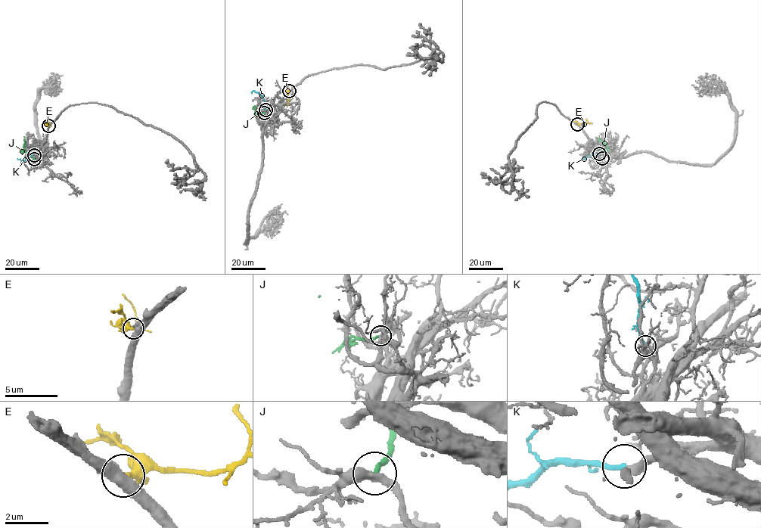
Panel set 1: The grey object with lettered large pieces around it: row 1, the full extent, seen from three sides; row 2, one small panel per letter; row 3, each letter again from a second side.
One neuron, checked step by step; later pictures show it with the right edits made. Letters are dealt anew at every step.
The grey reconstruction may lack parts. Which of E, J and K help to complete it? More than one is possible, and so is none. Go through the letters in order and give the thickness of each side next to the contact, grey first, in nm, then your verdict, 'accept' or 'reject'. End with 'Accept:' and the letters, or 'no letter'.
E: 500/280 nm | reject
J: 400/220 nm | reject
K: 280/240 nm | accept
Accept: K

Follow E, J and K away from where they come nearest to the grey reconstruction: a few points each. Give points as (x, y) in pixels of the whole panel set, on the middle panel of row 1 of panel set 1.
E: (290, 91), (287, 105)
J: (263, 112), (255, 116), (259, 107)
K: (265, 110), (263, 97), (253, 90), (252, 93)

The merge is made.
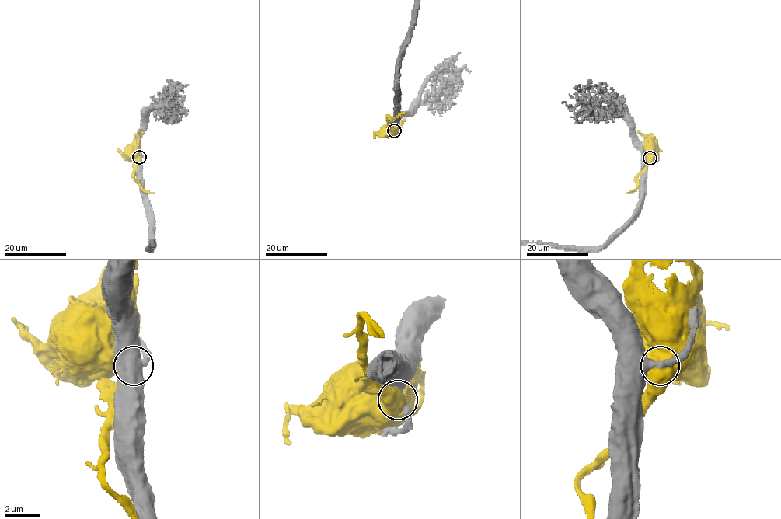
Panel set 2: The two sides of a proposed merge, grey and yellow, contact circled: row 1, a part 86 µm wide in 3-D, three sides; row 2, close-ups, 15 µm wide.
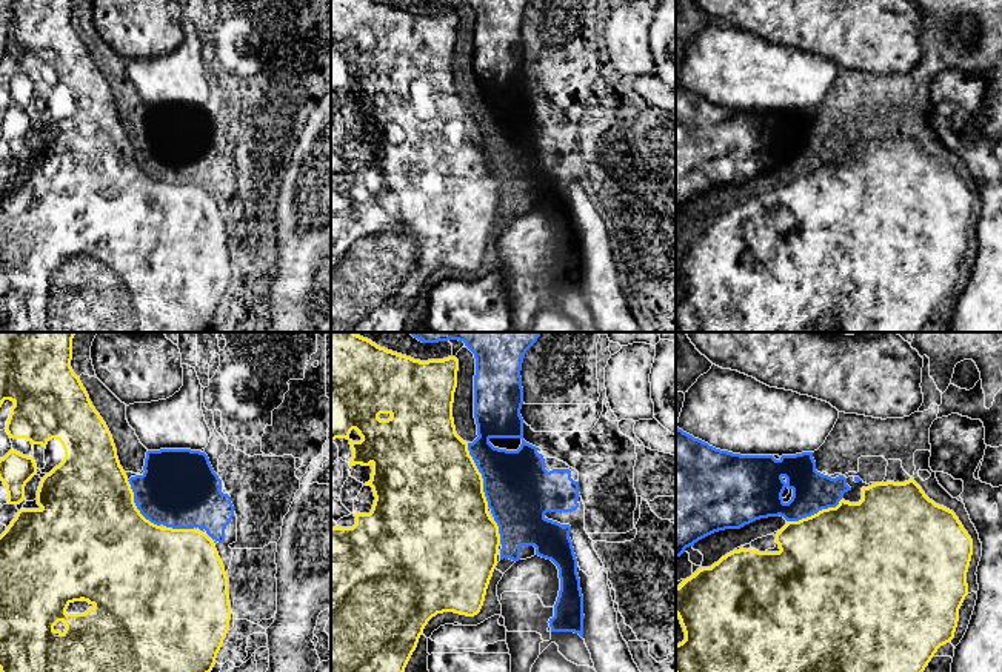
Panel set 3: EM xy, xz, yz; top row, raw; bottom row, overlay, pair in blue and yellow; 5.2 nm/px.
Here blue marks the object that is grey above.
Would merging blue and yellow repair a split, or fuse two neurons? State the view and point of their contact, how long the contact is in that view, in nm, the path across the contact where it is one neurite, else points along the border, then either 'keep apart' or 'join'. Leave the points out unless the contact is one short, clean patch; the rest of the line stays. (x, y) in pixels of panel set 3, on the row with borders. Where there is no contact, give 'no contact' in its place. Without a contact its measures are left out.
xz (482, 475) | 360 nm | keep apart

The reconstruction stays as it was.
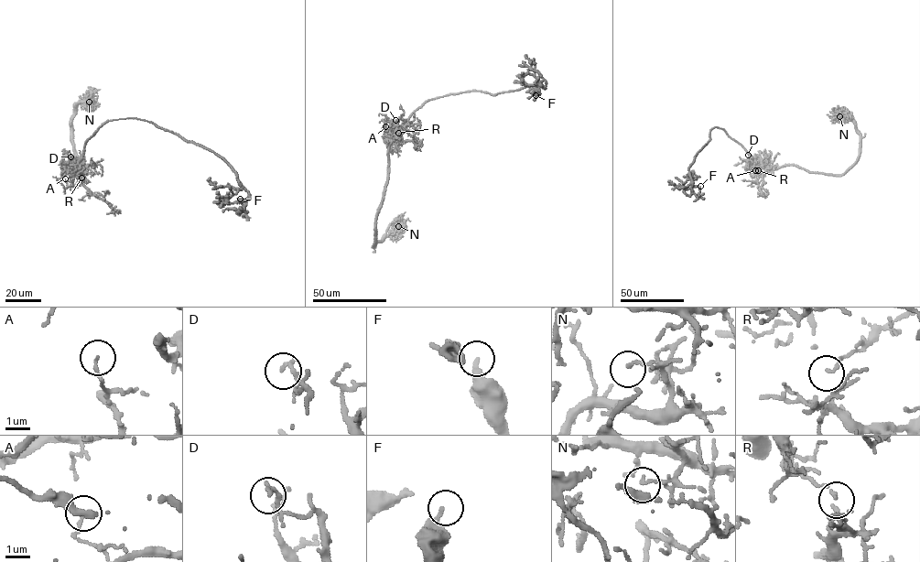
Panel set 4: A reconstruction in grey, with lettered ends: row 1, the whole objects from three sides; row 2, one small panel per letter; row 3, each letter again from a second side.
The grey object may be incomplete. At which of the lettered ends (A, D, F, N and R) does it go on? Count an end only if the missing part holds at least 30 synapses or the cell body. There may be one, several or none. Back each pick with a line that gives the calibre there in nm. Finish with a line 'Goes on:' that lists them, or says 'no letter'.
Goes on: no letter

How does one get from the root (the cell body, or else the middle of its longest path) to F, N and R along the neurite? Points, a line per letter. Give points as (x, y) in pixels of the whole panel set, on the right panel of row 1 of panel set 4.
F: (745, 149), (722, 129), (711, 129), (708, 143), (689, 167), (692, 191), (698, 194), (700, 186)
N: (745, 149), (769, 168), (795, 166), (813, 172), (842, 174), (859, 155), (860, 134), (849, 117), (839, 116)
R: (745, 149), (764, 166), (758, 170)

